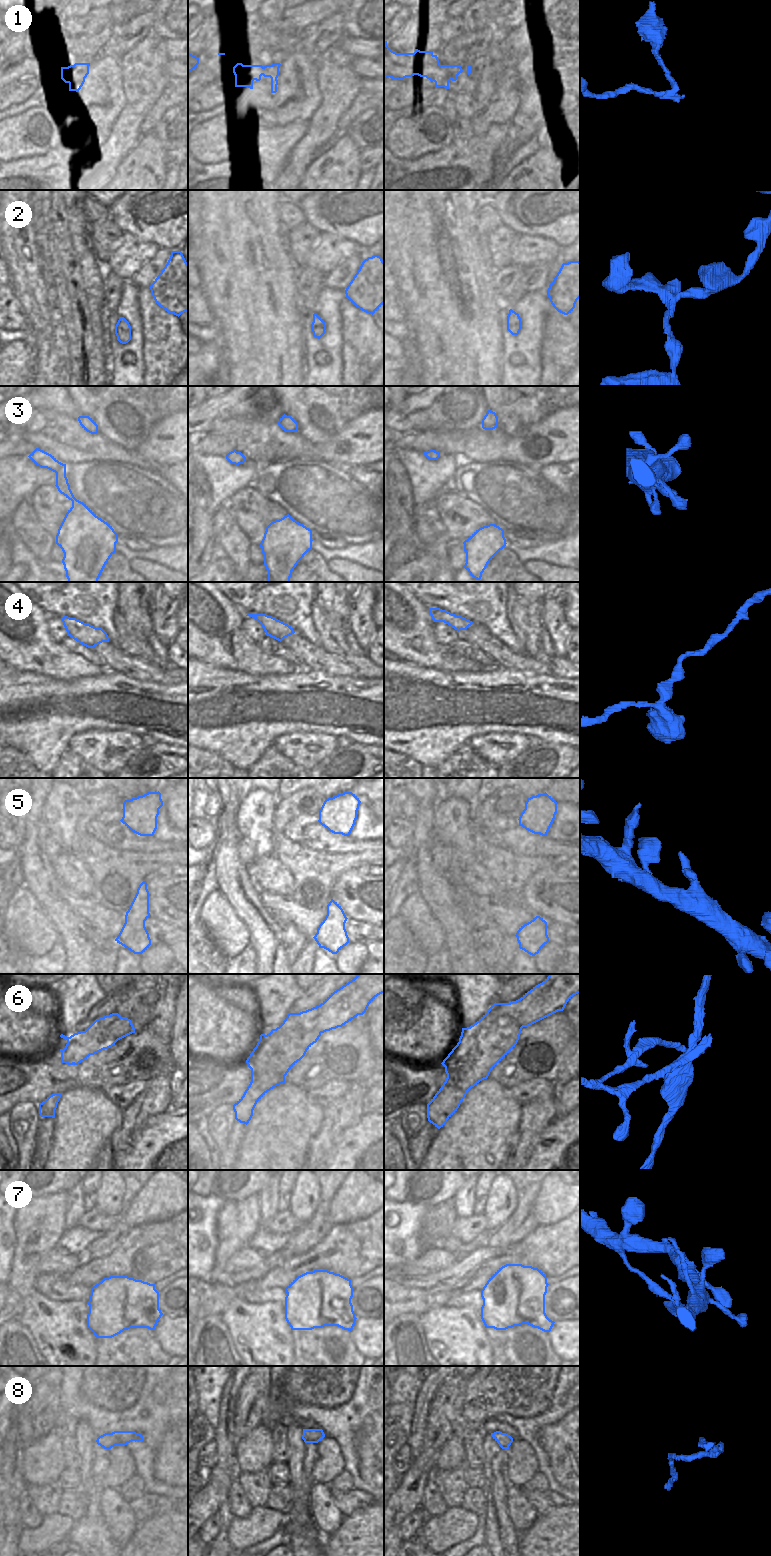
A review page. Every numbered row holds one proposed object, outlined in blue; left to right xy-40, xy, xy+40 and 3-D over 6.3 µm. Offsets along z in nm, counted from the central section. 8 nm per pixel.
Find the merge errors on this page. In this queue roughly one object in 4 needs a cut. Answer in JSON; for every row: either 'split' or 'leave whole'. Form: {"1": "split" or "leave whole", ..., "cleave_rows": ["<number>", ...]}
{"1": "split", "2": "leave whole", "3": "leave whole", "4": "leave whole", "5": "leave whole", "6": "split", "7": "leave whole", "8": "leave whole", "cleave_rows": ["1", "6"]}

